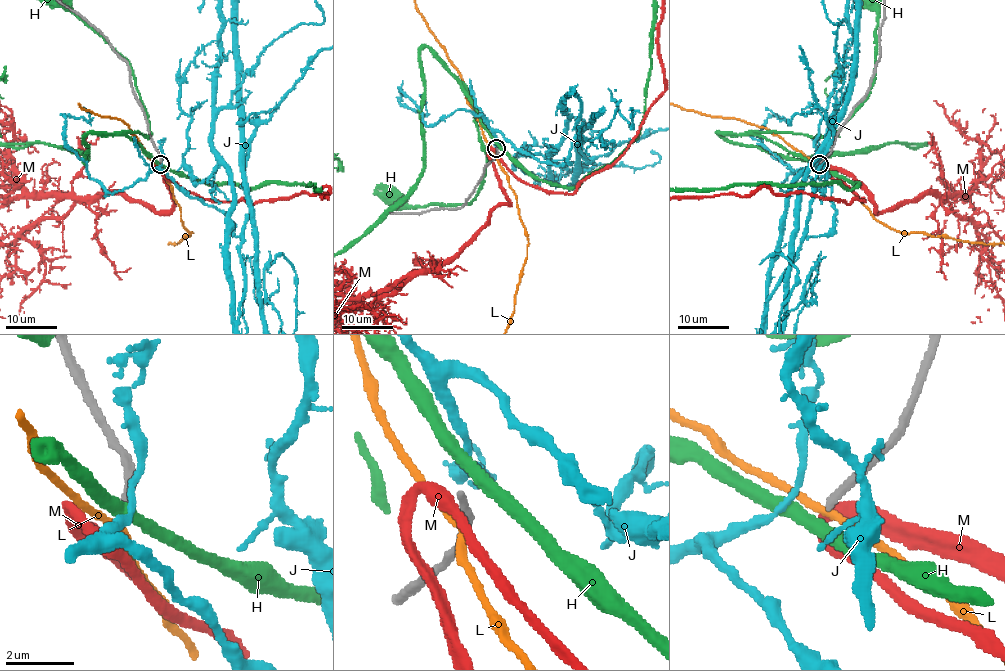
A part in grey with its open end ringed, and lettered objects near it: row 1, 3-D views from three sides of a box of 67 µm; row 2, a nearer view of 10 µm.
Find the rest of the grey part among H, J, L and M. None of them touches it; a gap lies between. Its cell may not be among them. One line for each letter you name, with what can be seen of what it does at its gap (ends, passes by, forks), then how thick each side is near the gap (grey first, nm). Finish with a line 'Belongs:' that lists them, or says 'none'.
M: it passes by; calibres 200 and 420 nm
Belongs: M

